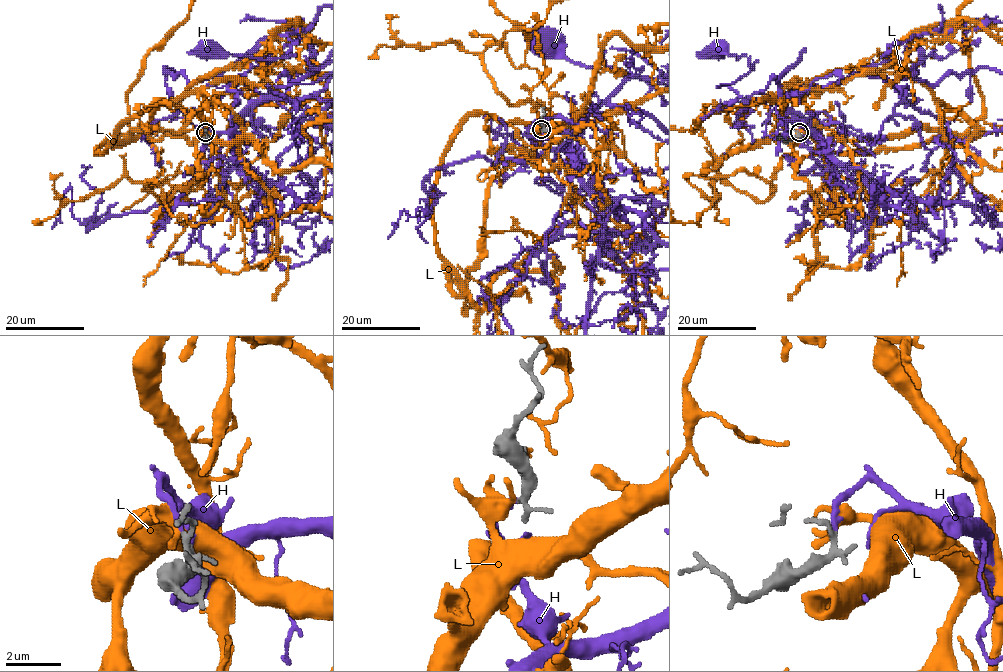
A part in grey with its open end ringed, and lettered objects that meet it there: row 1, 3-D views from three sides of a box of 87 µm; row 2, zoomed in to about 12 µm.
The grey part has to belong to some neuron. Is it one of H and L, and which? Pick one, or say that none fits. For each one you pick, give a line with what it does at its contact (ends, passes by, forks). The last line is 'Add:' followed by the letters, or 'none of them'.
H: It ends there
Add: H

